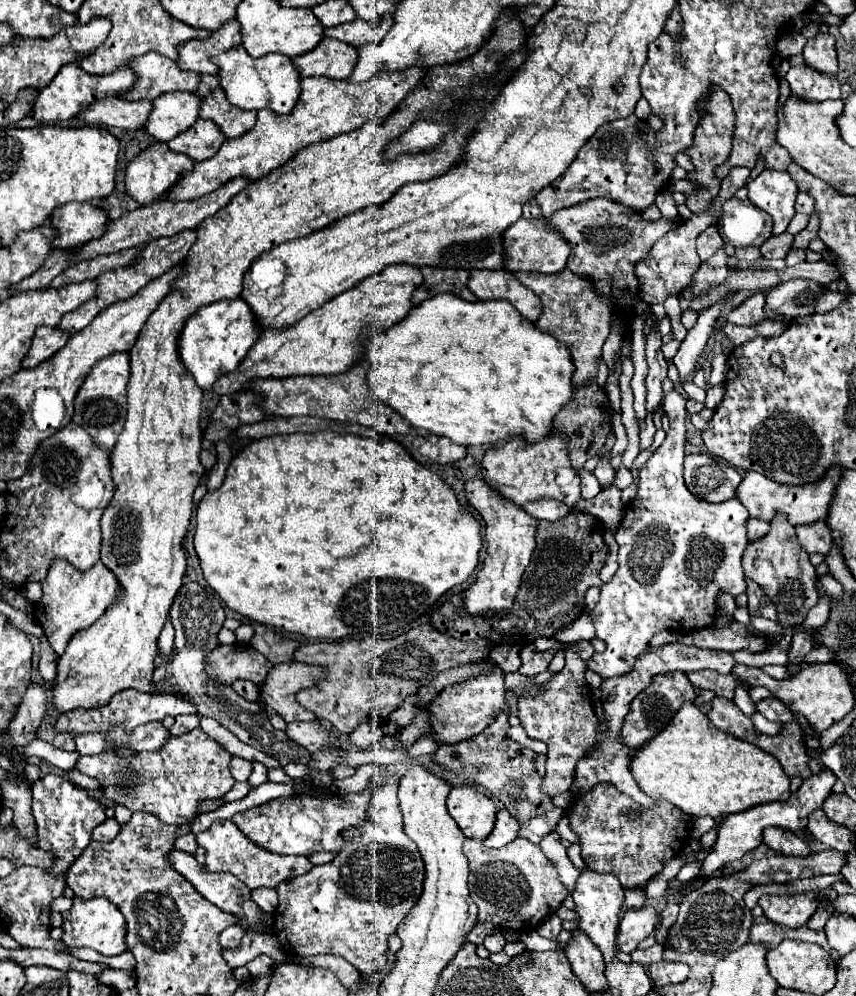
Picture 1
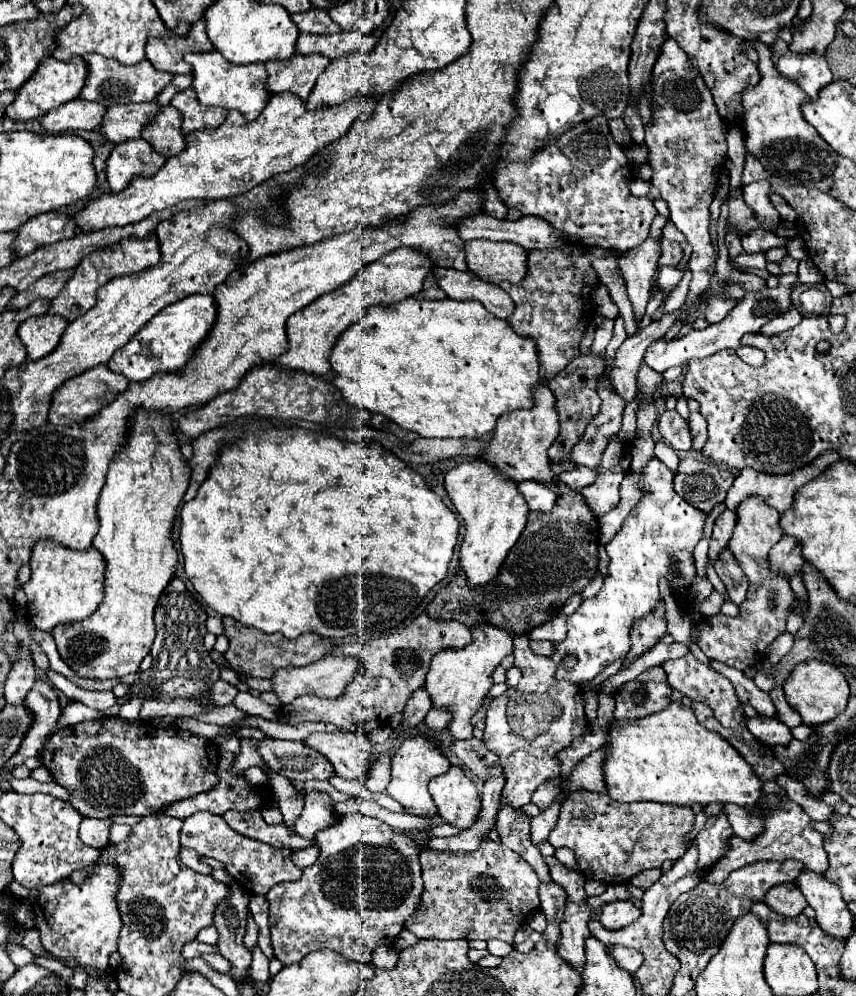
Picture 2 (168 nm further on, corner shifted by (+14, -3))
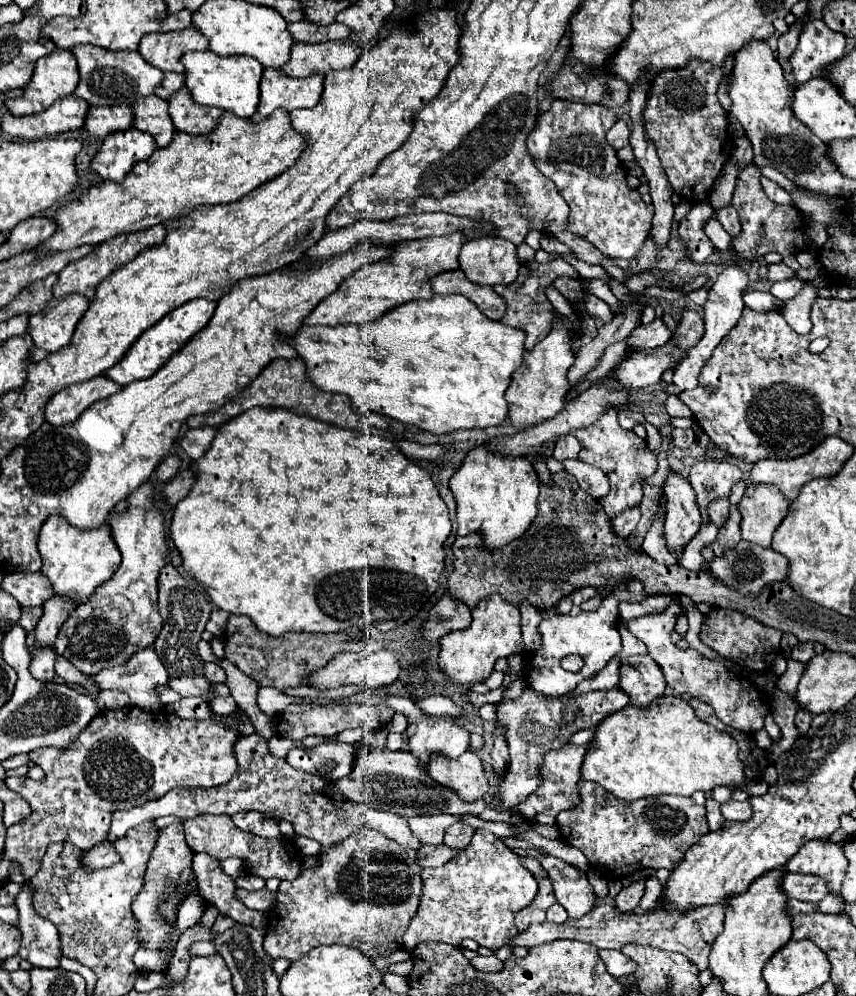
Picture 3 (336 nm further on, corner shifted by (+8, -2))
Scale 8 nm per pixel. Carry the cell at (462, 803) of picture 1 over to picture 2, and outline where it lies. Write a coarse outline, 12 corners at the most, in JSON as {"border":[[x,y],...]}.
{"border":[[456,764],[430,782],[438,814],[466,830],[482,804]]}

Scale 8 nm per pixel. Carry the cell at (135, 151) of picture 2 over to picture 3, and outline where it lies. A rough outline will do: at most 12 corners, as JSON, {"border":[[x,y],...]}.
{"border":[[138,129],[104,139],[92,169],[108,181],[122,179],[156,145]]}

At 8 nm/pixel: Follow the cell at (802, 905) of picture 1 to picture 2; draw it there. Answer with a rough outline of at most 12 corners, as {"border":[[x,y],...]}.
{"border":[[794,882],[774,886],[764,896],[784,916],[808,906]]}

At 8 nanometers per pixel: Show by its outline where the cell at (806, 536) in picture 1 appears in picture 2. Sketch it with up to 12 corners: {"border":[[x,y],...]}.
{"border":[[782,536],[768,556],[770,572],[802,574],[804,558],[794,538]]}

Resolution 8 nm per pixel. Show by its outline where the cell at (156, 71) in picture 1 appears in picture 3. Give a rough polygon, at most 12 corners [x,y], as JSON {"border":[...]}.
{"border":[[78,45],[74,95],[132,105],[154,95],[164,71],[138,51]]}

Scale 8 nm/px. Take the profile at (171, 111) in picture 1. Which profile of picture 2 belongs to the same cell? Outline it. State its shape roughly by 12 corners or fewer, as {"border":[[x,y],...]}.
{"border":[[156,100],[108,106],[100,132],[114,144],[138,138]]}

